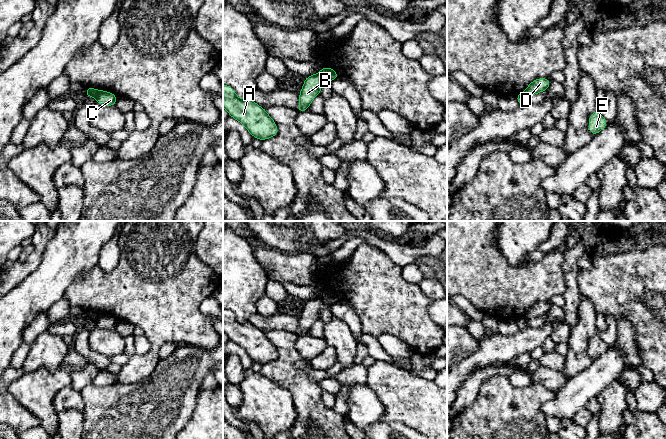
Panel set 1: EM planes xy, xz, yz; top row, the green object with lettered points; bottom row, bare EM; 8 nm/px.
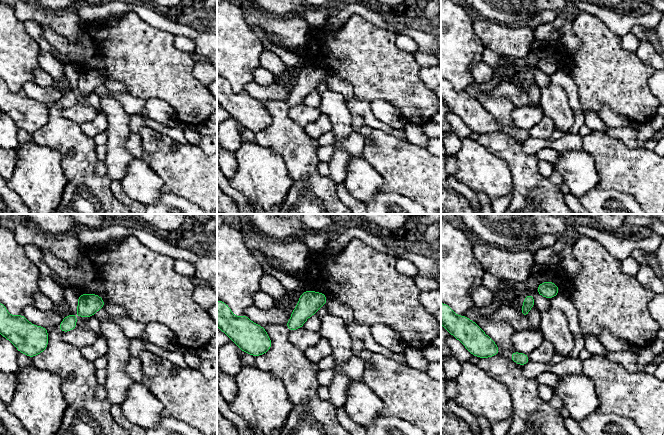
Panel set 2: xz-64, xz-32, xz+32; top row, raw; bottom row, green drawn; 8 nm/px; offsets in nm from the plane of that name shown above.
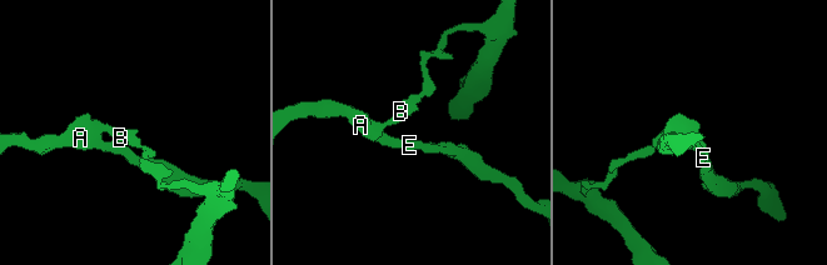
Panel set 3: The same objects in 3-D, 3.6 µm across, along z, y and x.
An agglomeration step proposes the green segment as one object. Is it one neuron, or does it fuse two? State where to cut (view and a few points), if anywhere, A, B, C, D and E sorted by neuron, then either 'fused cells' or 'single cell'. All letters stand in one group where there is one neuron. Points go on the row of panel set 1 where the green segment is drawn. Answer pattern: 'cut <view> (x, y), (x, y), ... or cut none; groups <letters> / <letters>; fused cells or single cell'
cut xz (318, 73), (330, 81); groups A B D E / C; fused cells

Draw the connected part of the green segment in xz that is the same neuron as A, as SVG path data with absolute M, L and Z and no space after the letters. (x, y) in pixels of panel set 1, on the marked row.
M223 84L223 107L254 138L263 141L278 134L275 121L263 107L249 98L239 99L235 90L226 84Z

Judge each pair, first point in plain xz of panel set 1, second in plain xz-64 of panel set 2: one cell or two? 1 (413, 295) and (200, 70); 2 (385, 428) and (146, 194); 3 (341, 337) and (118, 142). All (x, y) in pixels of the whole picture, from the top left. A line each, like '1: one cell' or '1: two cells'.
1: two cells
2: two cells
3: one cell

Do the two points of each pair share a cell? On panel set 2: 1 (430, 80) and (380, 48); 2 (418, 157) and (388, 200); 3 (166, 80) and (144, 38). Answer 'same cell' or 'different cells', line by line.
1: different cells
2: different cells
3: same cell

